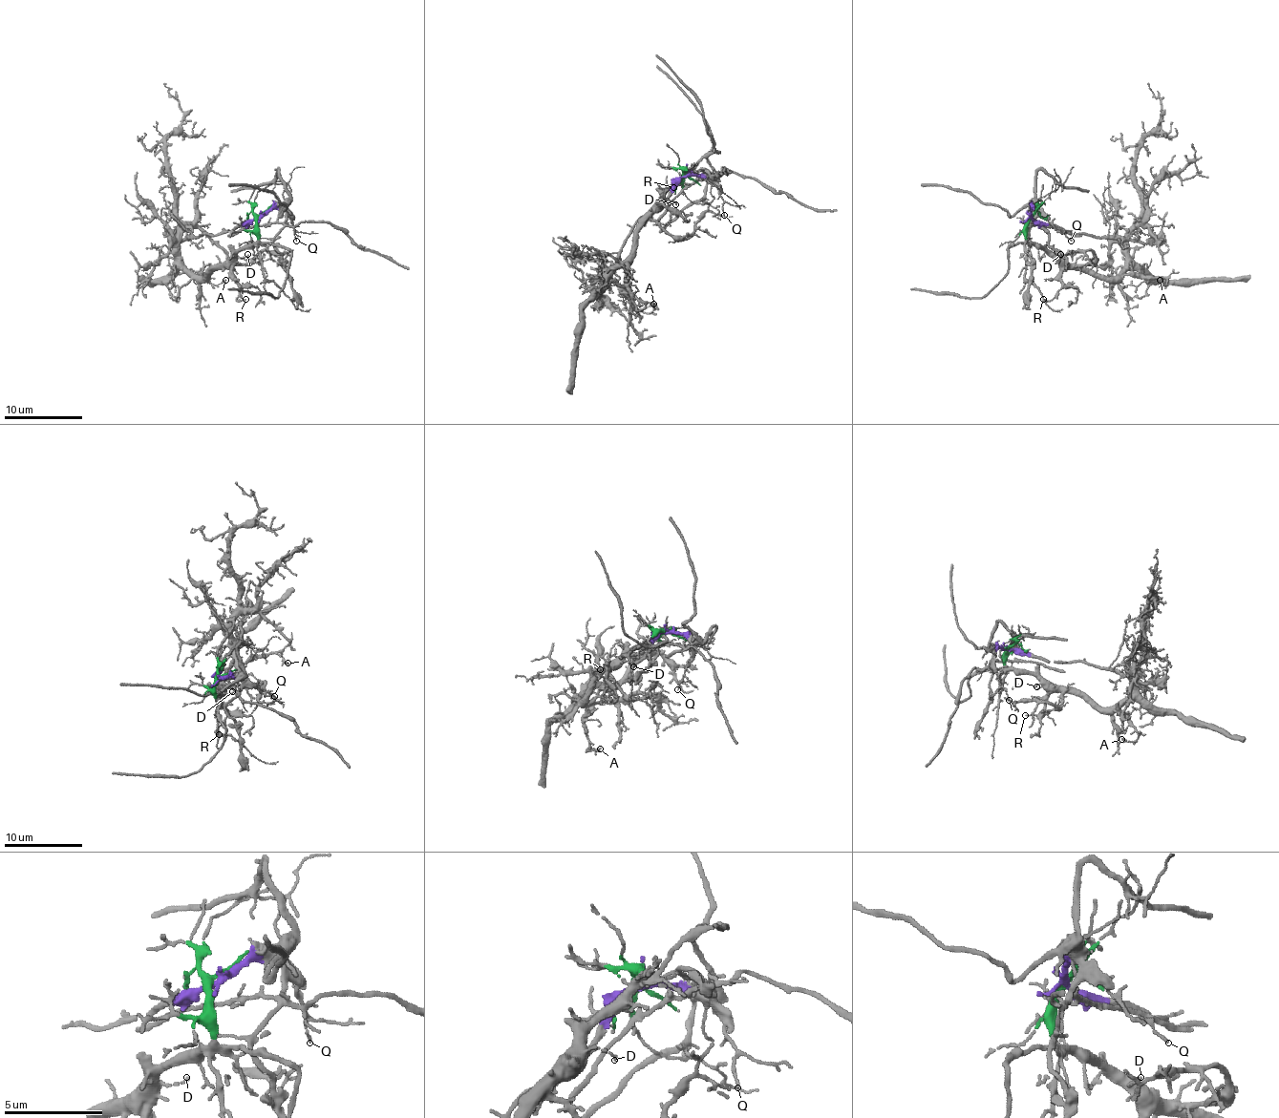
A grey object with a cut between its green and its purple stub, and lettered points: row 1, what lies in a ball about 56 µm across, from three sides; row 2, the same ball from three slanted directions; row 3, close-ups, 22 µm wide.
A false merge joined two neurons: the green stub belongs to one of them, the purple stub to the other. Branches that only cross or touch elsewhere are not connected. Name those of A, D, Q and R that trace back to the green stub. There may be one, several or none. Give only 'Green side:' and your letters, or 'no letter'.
Green side: A, D, R

